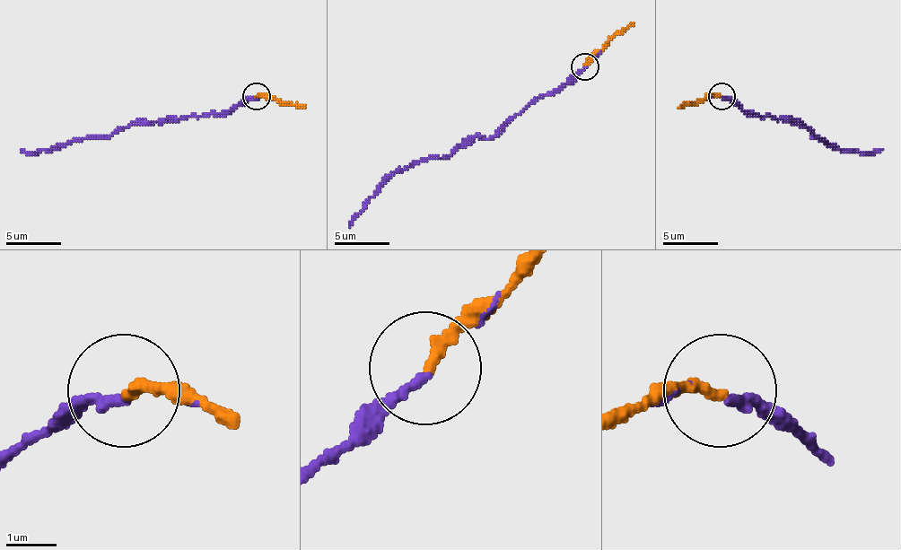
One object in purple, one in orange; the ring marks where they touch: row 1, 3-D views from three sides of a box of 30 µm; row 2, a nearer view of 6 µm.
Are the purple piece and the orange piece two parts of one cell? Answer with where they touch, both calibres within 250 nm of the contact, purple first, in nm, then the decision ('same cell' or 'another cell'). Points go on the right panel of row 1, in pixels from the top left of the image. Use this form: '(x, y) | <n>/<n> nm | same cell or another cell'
(721, 96) | 140/240 nm | same cell

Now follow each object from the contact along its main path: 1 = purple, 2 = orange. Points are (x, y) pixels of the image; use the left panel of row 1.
1: (256, 97), (223, 113), (139, 121), (120, 130), (70, 141), (56, 149), (21, 149)
2: (256, 97), (305, 108)

